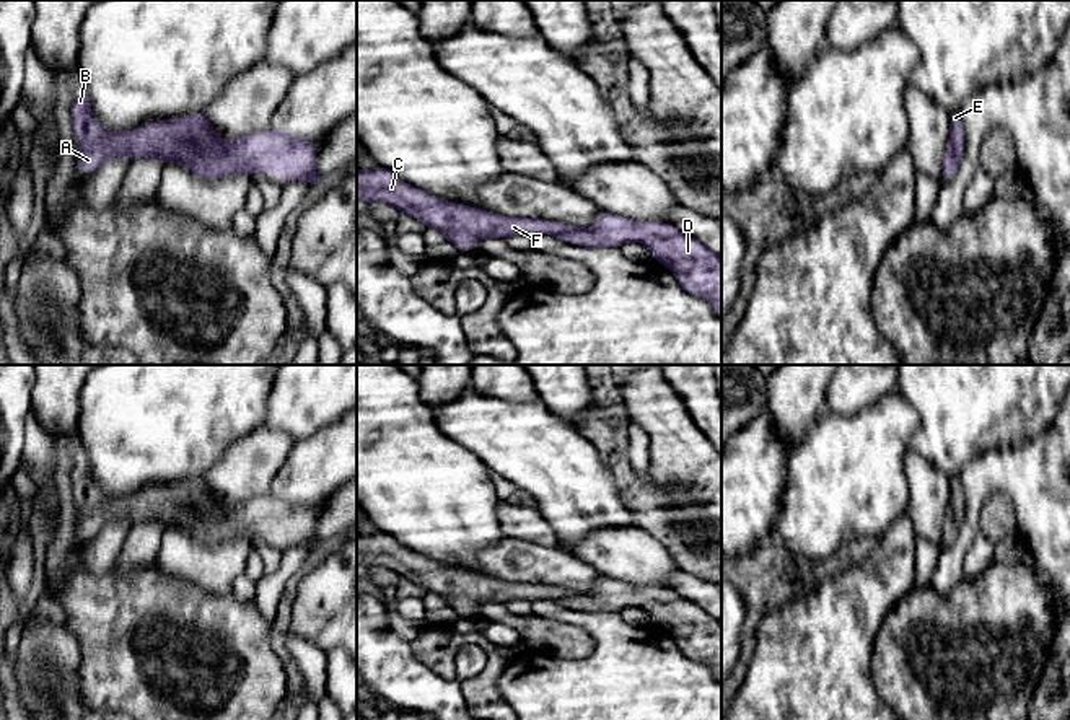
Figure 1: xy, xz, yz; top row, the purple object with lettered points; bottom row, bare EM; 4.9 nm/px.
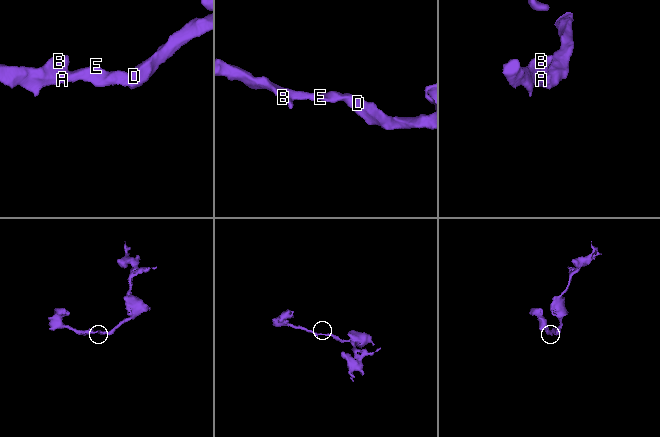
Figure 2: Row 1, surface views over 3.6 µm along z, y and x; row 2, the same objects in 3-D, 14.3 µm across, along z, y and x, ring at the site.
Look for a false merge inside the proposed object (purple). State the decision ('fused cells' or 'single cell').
single cell

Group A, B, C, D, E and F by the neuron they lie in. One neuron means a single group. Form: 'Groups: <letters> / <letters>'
Groups: A B C D E F

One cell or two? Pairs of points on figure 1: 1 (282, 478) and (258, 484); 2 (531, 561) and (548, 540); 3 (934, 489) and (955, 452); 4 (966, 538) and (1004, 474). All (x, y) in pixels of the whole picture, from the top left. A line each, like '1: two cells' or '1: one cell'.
1: two cells
2: two cells
3: two cells
4: one cell

